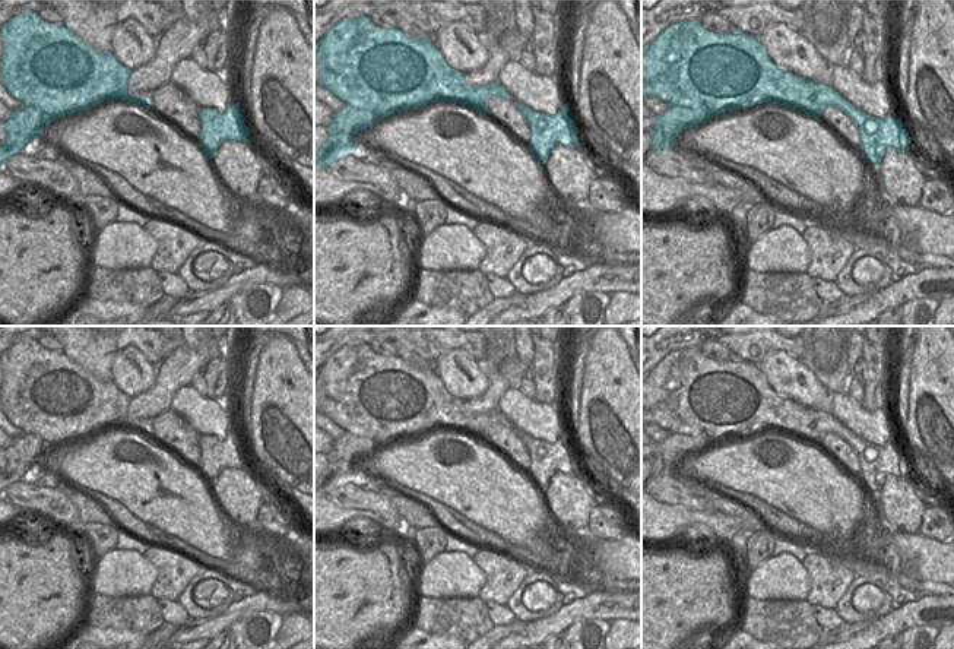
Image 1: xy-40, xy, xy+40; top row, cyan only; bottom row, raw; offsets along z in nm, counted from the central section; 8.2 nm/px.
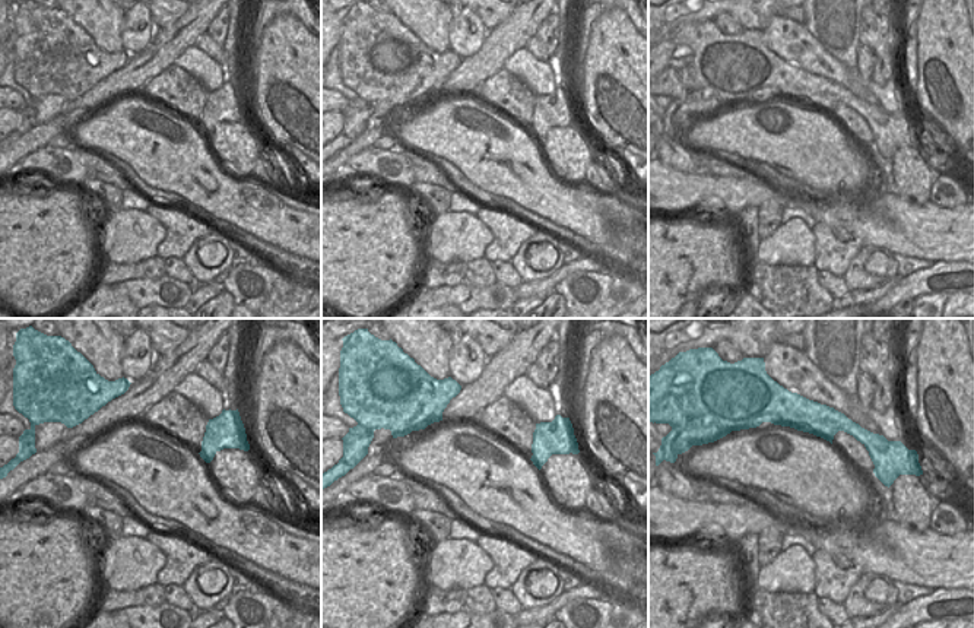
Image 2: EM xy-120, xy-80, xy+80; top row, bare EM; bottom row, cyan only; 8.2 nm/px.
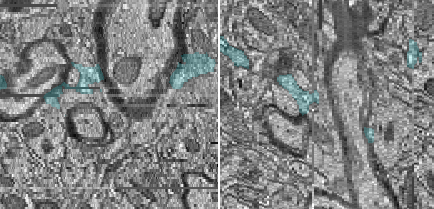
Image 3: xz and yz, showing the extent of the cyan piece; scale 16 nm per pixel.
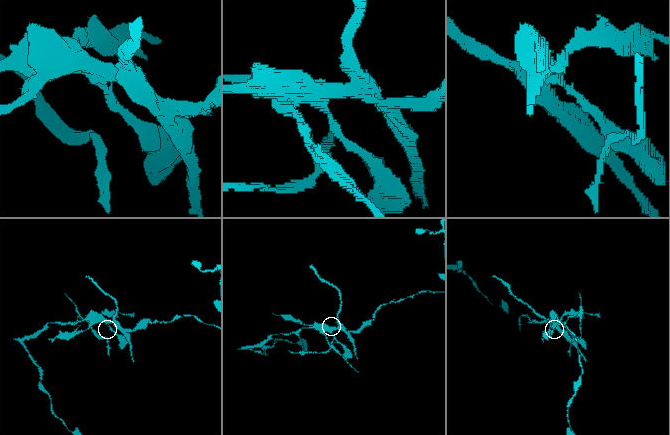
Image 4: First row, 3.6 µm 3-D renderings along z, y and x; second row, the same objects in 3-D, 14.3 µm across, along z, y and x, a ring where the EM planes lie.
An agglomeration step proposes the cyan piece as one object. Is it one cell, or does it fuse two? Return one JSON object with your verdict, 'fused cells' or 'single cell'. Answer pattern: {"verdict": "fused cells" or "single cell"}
{"verdict": "fused cells"}

